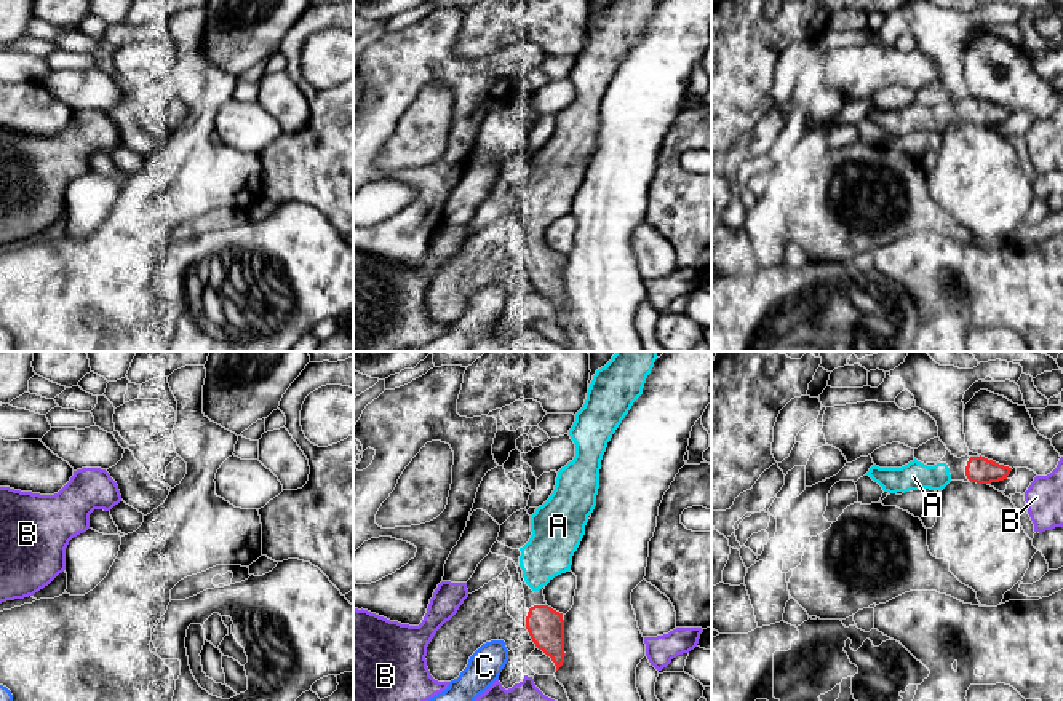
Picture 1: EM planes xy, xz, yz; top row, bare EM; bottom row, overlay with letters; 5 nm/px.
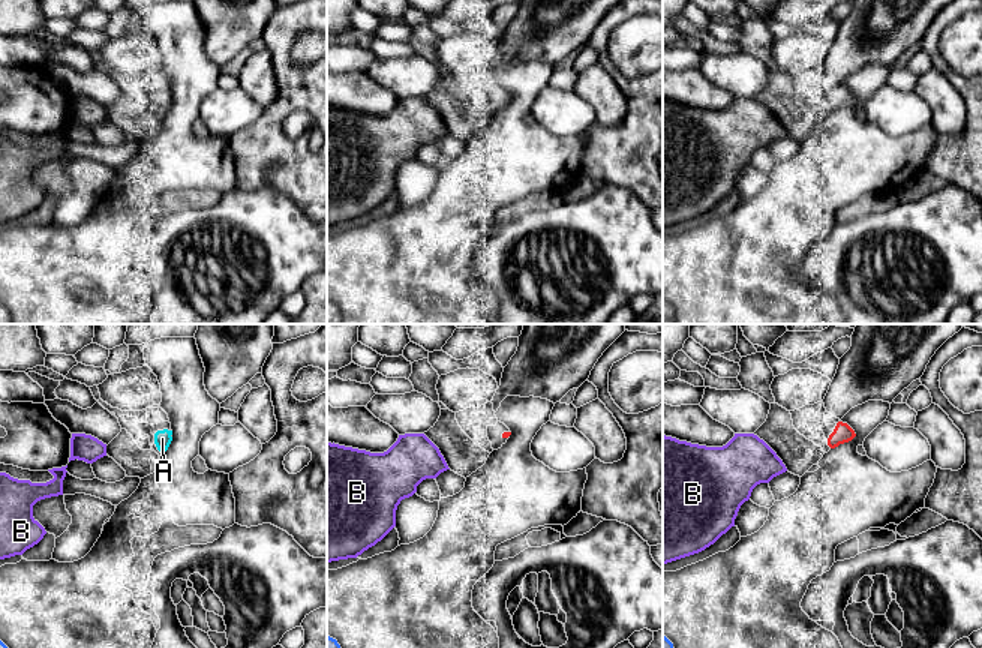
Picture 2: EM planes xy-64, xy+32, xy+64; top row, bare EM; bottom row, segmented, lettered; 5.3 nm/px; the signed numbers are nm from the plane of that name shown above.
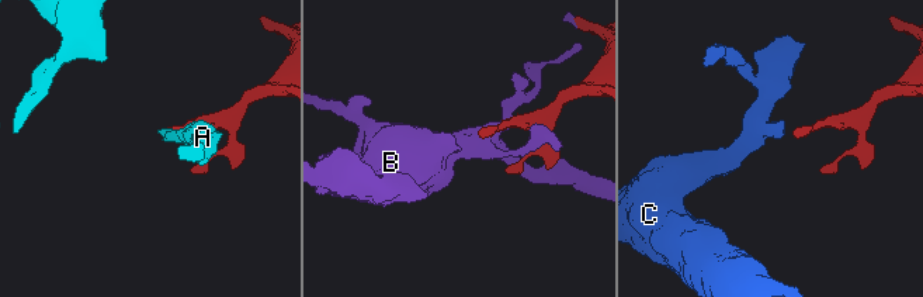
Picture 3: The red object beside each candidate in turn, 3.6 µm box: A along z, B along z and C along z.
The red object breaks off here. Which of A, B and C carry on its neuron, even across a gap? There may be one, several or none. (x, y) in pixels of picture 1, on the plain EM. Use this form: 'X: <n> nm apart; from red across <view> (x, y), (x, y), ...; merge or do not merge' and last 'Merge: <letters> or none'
A: 80 nm apart; from red across xz (534, 248), (534, 232); merge
B: 120 nm apart; from red across yz (1009, 115), (1028, 130); do not merge
C: 130 nm apart; from red across xz (528, 273), (504, 285); do not merge
Merge: A

